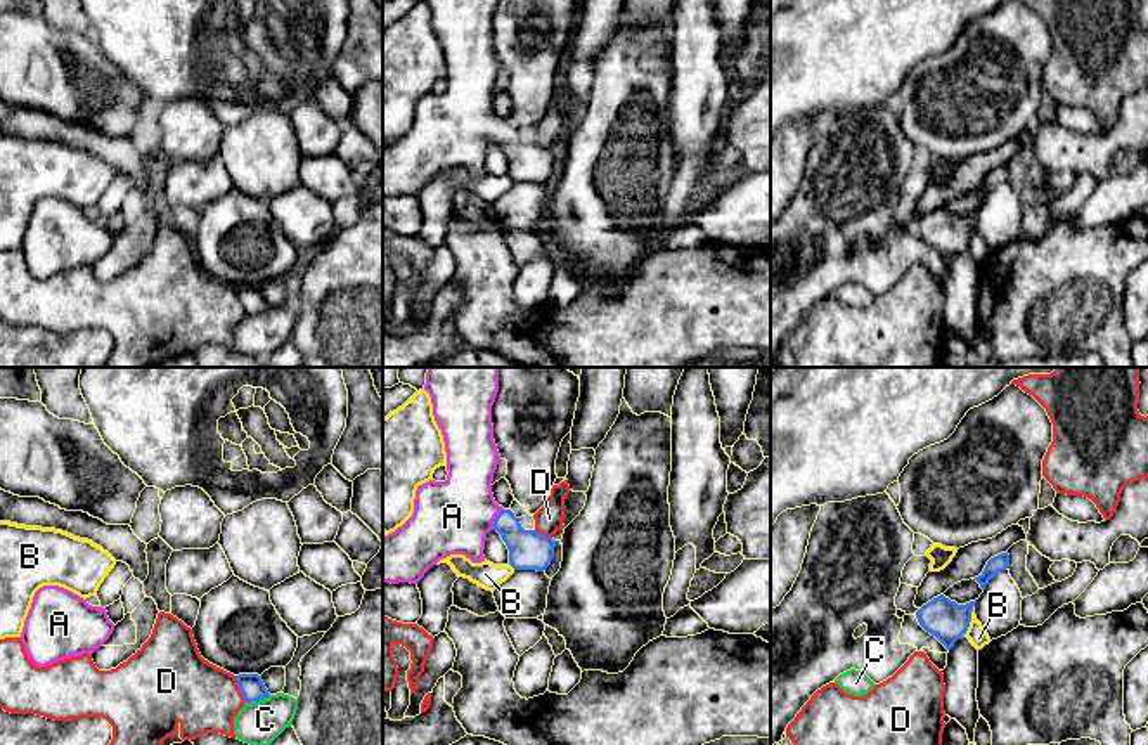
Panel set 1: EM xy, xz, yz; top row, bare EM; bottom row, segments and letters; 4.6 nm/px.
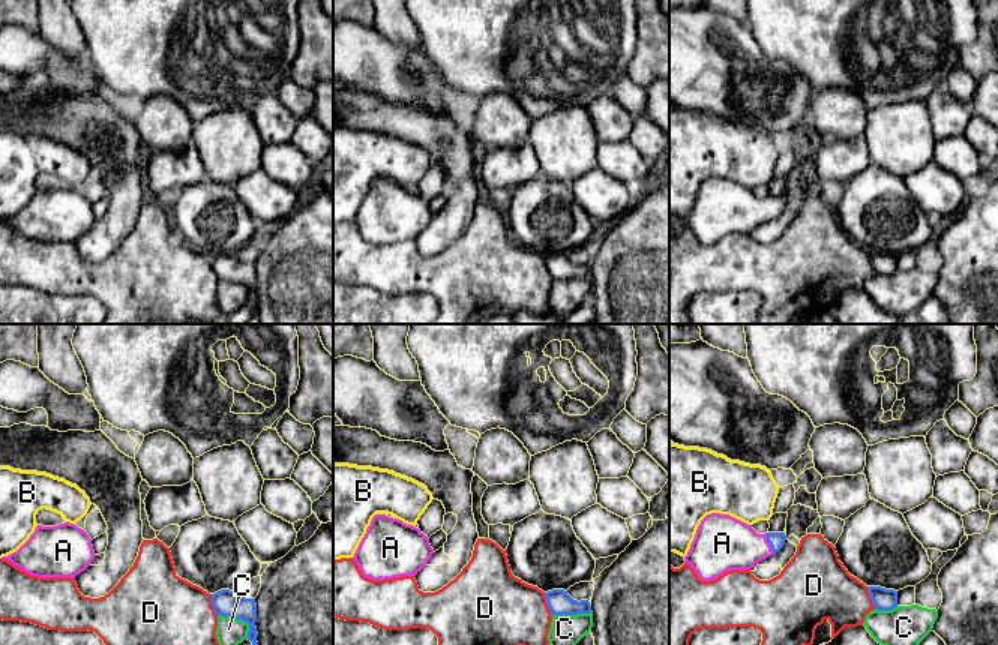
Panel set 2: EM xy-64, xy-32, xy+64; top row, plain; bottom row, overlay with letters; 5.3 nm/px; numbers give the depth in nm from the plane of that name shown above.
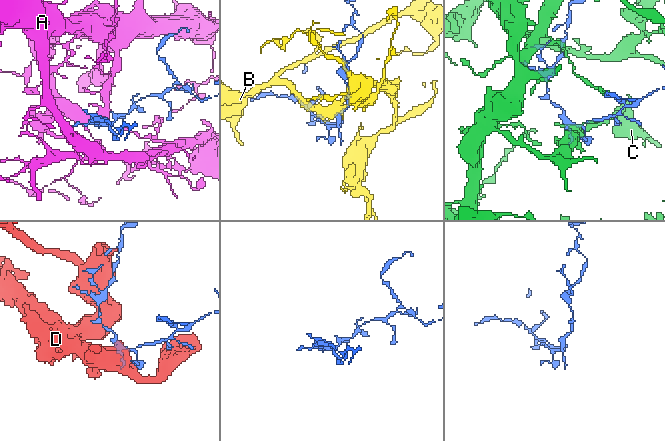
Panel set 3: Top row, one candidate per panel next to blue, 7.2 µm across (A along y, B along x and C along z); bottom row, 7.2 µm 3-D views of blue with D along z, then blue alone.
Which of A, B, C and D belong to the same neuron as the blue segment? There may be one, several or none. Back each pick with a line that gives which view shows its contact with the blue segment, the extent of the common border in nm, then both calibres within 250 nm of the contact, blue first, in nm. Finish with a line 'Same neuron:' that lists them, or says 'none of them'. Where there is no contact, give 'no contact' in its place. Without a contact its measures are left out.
A: xz | 110 nm | 190/340 nm
Same neuron: A

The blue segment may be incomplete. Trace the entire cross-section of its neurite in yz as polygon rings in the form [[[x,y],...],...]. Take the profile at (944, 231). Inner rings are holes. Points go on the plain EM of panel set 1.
[[[944,206],[933,210],[916,224],[919,237],[935,248],[947,262],[966,246],[975,213],[958,217]]]

